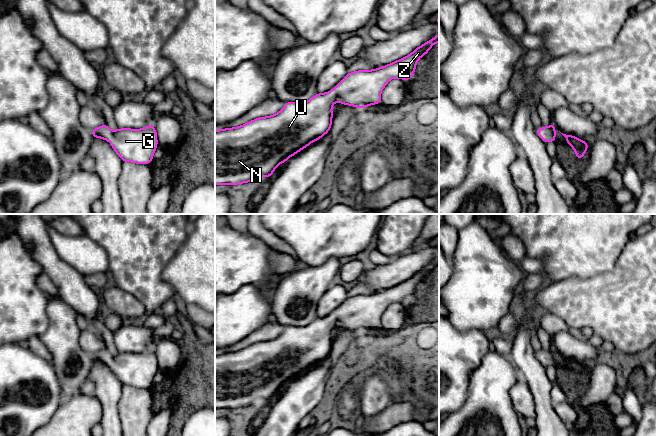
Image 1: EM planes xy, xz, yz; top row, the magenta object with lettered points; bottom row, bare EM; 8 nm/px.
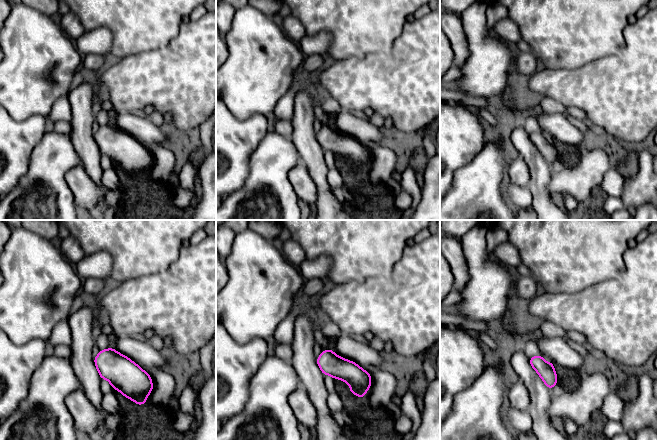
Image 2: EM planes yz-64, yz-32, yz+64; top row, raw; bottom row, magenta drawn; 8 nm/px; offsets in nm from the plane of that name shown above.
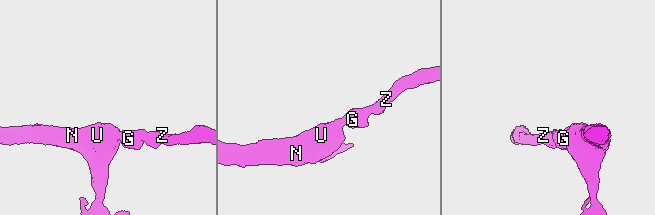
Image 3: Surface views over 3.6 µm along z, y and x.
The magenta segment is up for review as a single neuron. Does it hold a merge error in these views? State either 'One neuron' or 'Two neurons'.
One neuron

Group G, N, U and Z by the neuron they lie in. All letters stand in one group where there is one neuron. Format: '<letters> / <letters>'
G N U Z

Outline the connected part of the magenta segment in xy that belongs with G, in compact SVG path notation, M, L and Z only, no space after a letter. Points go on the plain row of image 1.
M104 348L91 354L93 363L108 364L123 386L150 388L157 373L157 356L153 348L142 353L118 352L113 355Z

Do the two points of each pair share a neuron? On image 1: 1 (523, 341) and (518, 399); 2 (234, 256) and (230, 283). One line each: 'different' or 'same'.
1: different
2: same

